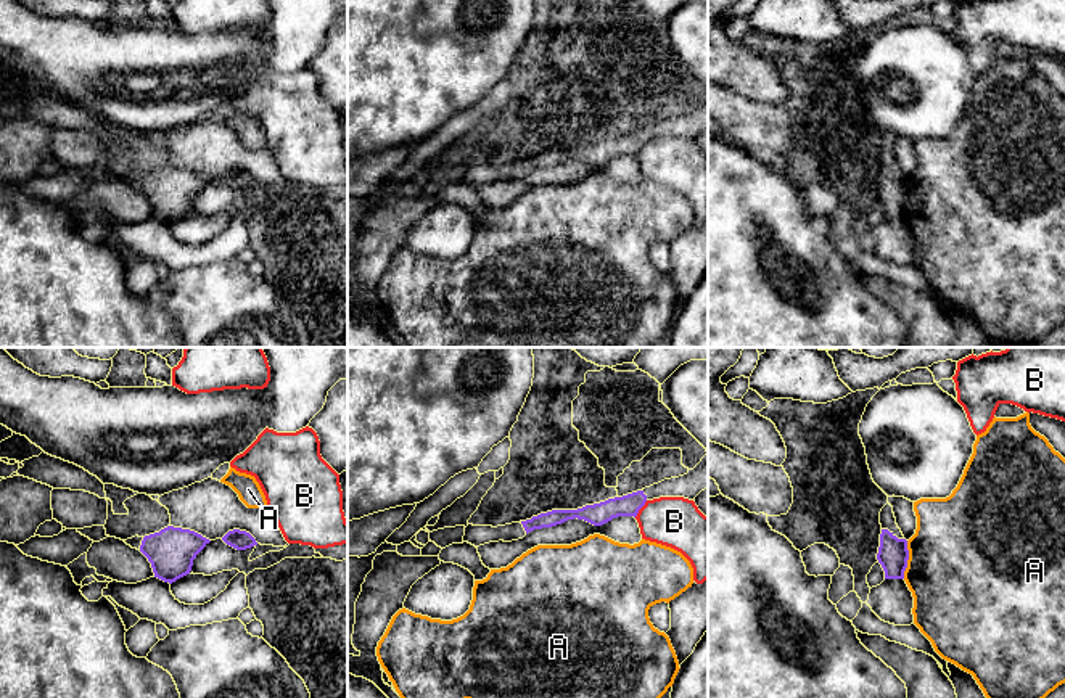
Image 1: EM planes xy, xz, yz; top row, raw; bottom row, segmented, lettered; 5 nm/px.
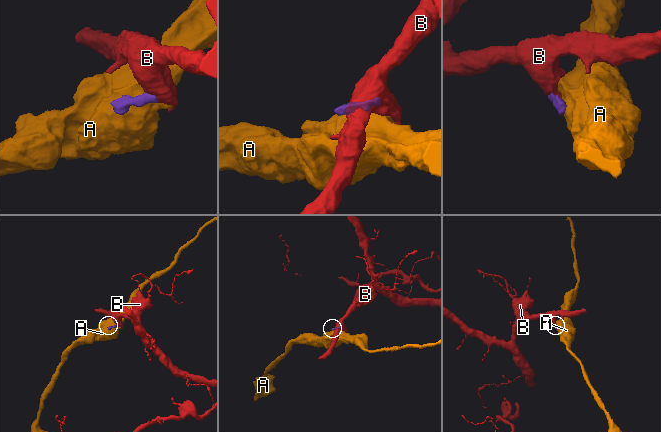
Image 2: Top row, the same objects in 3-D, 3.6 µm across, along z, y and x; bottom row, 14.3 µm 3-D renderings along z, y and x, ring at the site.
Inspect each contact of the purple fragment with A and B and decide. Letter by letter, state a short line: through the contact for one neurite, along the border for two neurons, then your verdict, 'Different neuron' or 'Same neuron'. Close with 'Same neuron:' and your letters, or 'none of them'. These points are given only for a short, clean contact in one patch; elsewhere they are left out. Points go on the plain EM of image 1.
A: Different neuron
B: Line: xz (647, 140), (634, 156). Different neuron
Same neuron: none of them

